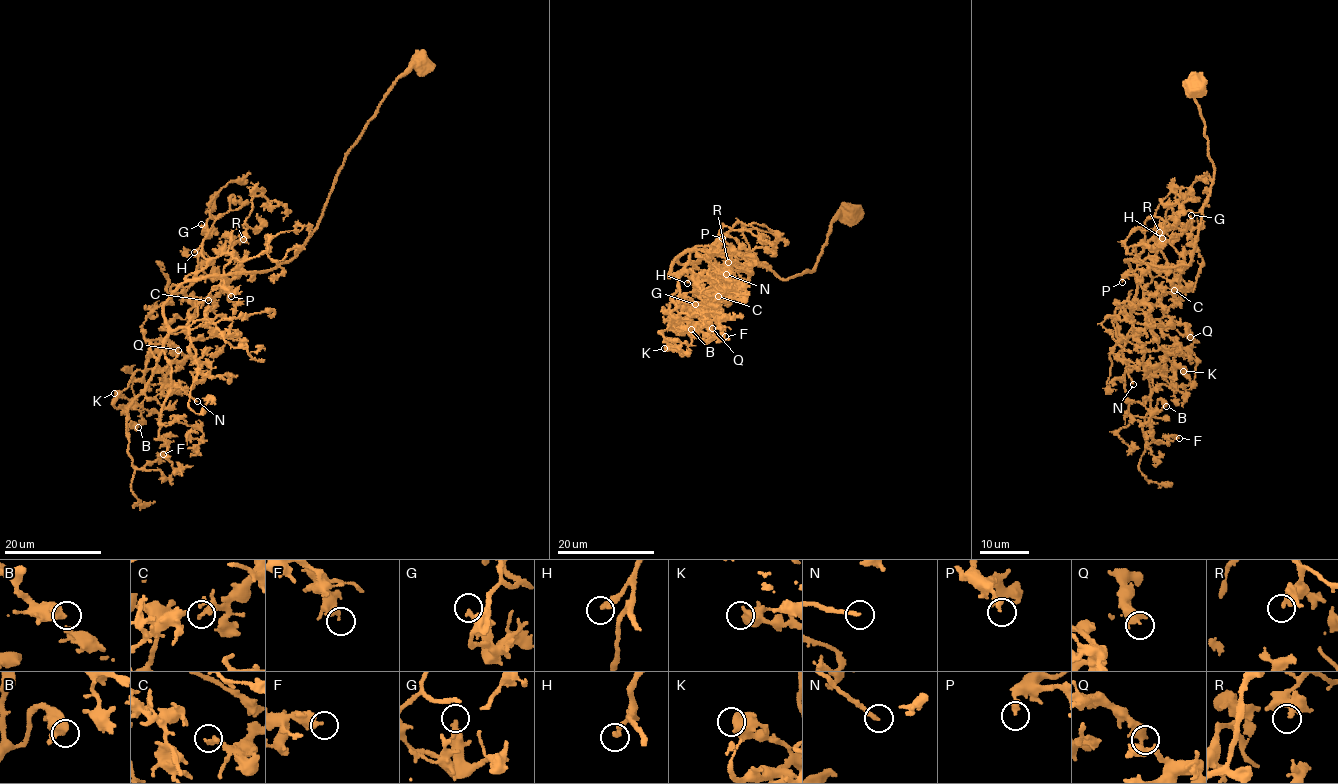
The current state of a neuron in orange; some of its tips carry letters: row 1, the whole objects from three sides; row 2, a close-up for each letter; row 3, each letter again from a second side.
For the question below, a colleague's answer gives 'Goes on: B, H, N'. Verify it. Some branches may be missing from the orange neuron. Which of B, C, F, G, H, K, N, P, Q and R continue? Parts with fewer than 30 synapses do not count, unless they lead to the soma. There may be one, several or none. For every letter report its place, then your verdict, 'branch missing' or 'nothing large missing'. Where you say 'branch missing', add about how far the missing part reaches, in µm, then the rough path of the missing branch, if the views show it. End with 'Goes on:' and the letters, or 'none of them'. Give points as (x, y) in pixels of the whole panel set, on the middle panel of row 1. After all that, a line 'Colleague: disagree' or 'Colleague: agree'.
B: place (691, 329); branch missing; missing 7 µm; course (691, 329), (703, 328), (721, 333)
C: place (718, 296); nothing large missing
F: place (725, 336); nothing large missing
G: place (695, 304); nothing large missing
H: place (687, 283); branch missing; missing 5 µm; course (687, 283), (699, 300)
K: place (664, 348); nothing large missing
N: place (726, 274); branch missing; missing 6 µm
P: place (722, 238); nothing large missing
Q: place (712, 328); nothing large missing
R: place (728, 262); nothing large missing
Goes on: B, H, N
Colleague: agree

